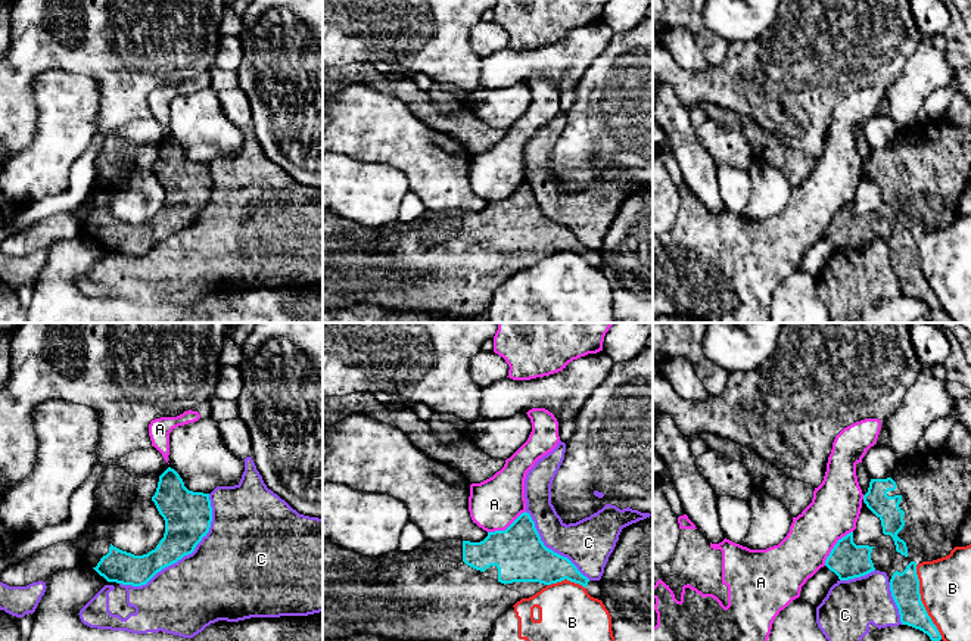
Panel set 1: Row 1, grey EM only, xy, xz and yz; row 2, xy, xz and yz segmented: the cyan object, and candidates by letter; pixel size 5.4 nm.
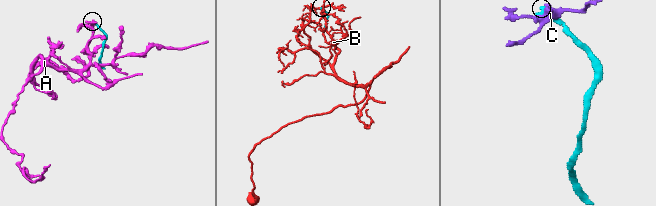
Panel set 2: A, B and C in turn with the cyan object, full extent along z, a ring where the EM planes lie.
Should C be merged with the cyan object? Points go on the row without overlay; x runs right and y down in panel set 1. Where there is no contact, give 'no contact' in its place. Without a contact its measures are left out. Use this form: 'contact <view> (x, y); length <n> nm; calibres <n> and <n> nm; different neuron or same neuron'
contact xy (184, 224); length 700 nm; calibres 260 and 440 nm; different neuron

